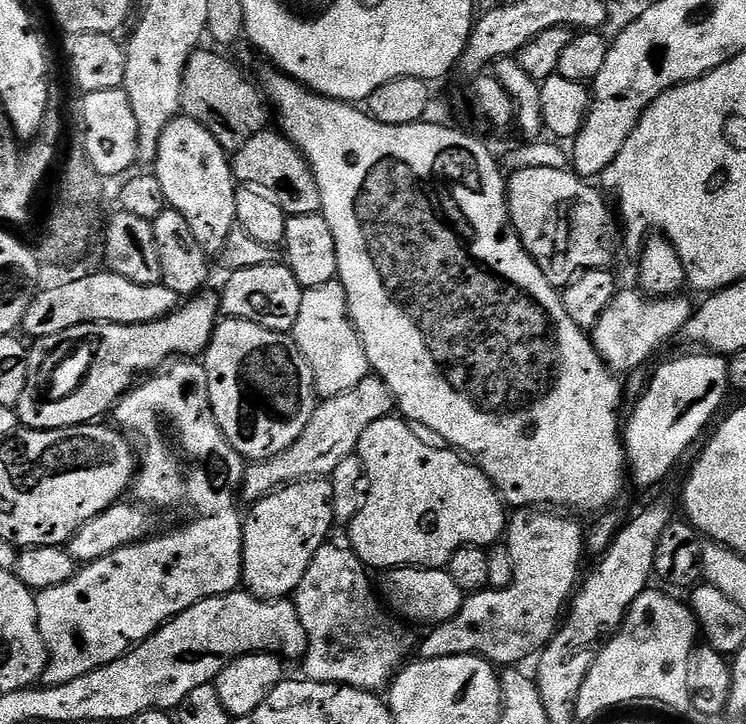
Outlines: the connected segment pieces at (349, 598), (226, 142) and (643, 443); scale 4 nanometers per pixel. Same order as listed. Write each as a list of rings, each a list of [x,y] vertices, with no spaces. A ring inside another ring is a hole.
[[[325,542],[314,554],[294,593],[298,618],[308,639],[308,650],[302,657],[303,675],[323,684],[345,684],[379,693],[396,679],[407,656],[413,655],[414,640],[412,644],[409,625],[393,615],[378,596],[376,601],[369,569],[351,547],[339,548],[332,543]]]
[[[201,46],[190,54],[184,67],[183,115],[198,122],[224,147],[225,152],[235,154],[250,138],[269,127],[270,104],[265,93],[239,68],[216,52],[207,52]]]
[[[692,350],[689,356],[676,356],[658,365],[652,380],[650,376],[644,391],[639,393],[637,400],[640,401],[632,417],[629,420],[627,417],[622,428],[631,483],[633,480],[640,488],[652,488],[662,483],[671,474],[672,467],[687,454],[688,447],[700,435],[705,435],[704,427],[721,415],[720,407],[727,396],[730,396],[728,362],[723,355]]]

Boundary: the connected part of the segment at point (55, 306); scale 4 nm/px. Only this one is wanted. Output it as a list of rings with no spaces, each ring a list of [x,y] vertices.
[[[107,270],[92,272],[89,276],[84,275],[77,275],[76,280],[66,286],[40,288],[37,291],[36,297],[30,302],[24,315],[22,332],[25,337],[32,336],[33,341],[38,341],[50,334],[62,334],[66,330],[77,328],[80,324],[93,326],[98,324],[145,324],[171,315],[182,304],[181,296],[174,294],[174,290],[170,290],[162,283],[139,284],[138,282],[130,282],[130,278],[122,278],[122,274],[114,274]]]

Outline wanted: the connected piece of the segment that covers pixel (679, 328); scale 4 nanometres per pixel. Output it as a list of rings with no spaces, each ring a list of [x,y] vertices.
[[[621,287],[602,318],[598,318],[598,322],[590,330],[590,339],[596,352],[604,359],[605,366],[617,374],[632,374],[640,370],[667,340],[683,333],[694,311],[694,304],[684,294],[653,298],[633,288]]]

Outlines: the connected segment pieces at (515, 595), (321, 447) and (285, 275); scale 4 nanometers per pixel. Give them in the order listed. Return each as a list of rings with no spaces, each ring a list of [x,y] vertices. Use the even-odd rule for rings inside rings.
[[[536,506],[515,509],[506,529],[510,558],[514,558],[514,582],[509,588],[471,593],[454,618],[435,625],[421,644],[419,641],[419,659],[483,656],[497,666],[523,665],[523,660],[528,656],[524,644],[532,648],[536,644],[532,636],[548,636],[552,632],[552,624],[548,621],[548,604],[562,603],[576,584],[580,547],[585,547],[586,532],[580,529],[578,521],[571,518],[576,519]],[[520,628],[528,635],[524,644],[516,637]]]
[[[369,374],[354,390],[346,390],[346,394],[338,394],[329,400],[321,399],[310,422],[306,422],[306,430],[302,430],[302,438],[298,438],[294,446],[282,450],[282,454],[277,456],[251,461],[245,467],[239,495],[243,499],[245,496],[248,502],[255,502],[266,498],[271,492],[277,492],[279,488],[285,488],[287,484],[331,477],[344,459],[354,455],[368,427],[386,418],[393,408],[392,391],[375,374]]]
[[[277,262],[266,266],[250,266],[250,270],[238,270],[227,277],[224,293],[218,299],[225,317],[249,320],[258,326],[266,326],[275,332],[291,333],[298,322],[298,309],[302,307],[302,294],[298,278],[294,278],[287,263]]]

